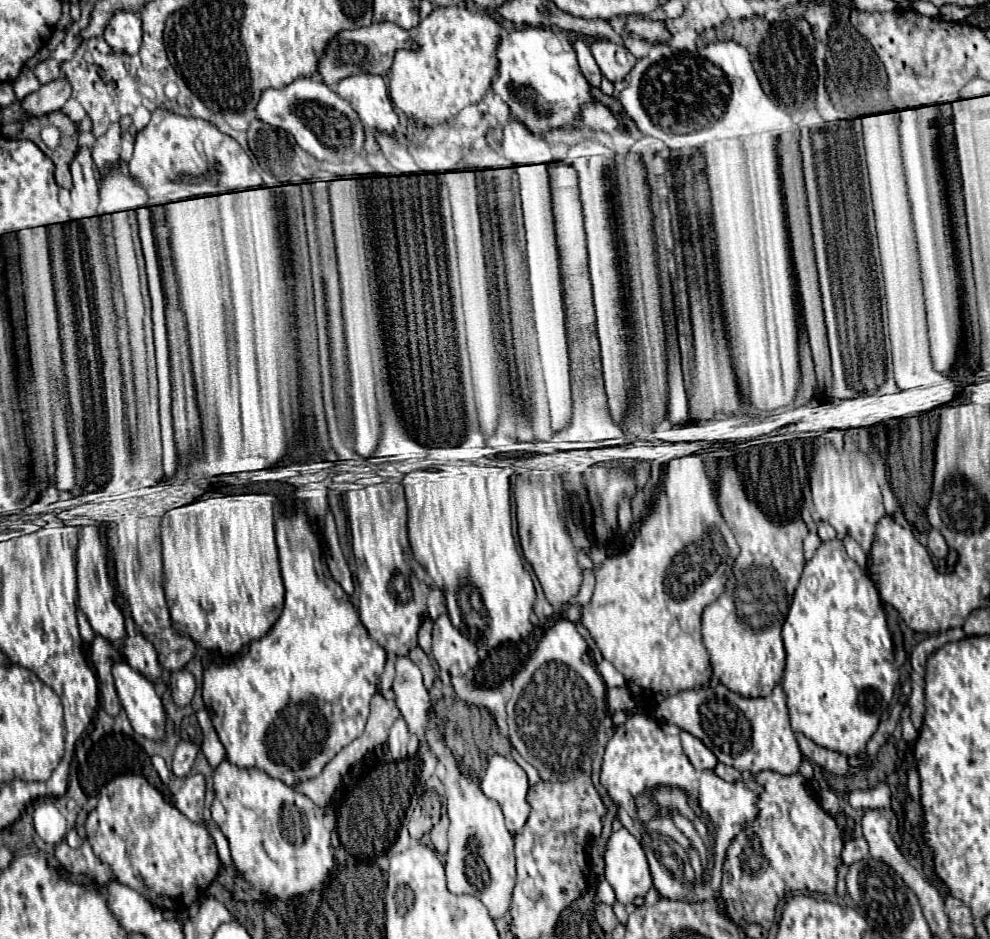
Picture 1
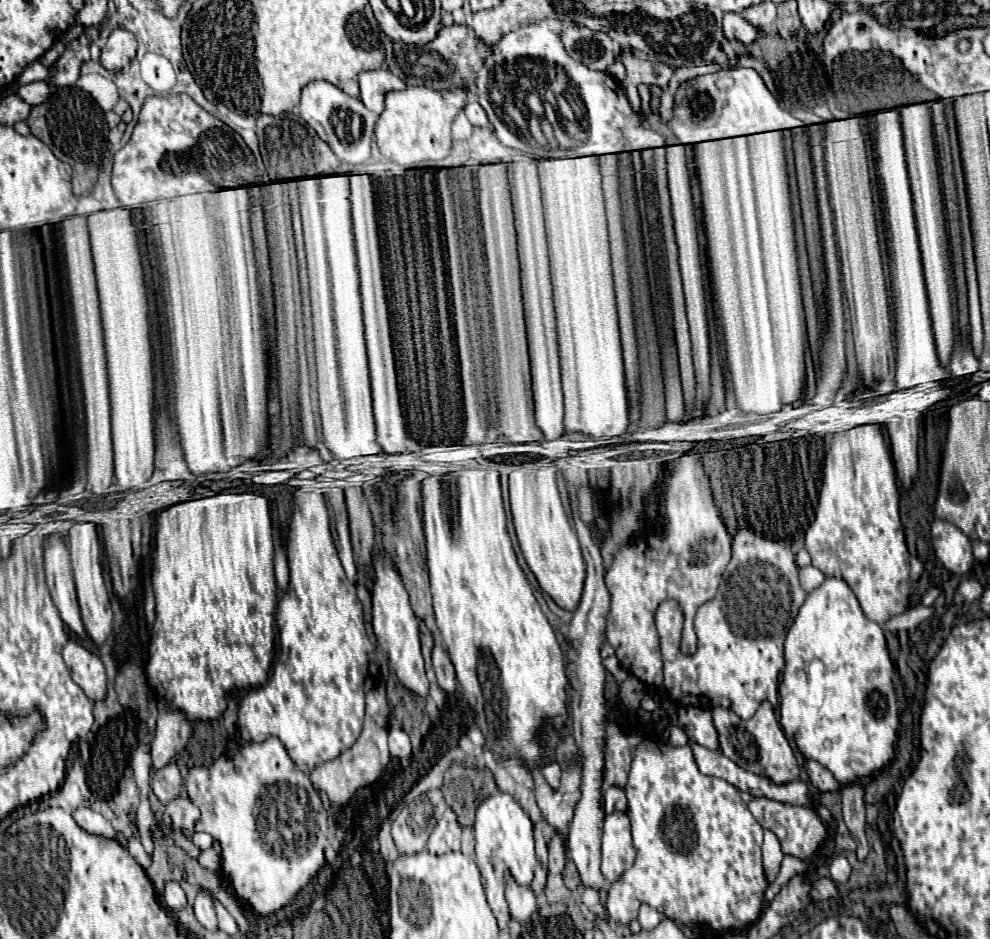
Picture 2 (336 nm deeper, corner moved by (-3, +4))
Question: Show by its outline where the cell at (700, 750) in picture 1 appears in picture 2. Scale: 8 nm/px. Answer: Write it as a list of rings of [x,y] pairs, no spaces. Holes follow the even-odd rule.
[[[696,706],[680,708],[678,720],[690,740],[694,740],[710,750],[718,750],[718,732],[712,724],[710,708],[696,708]]]

